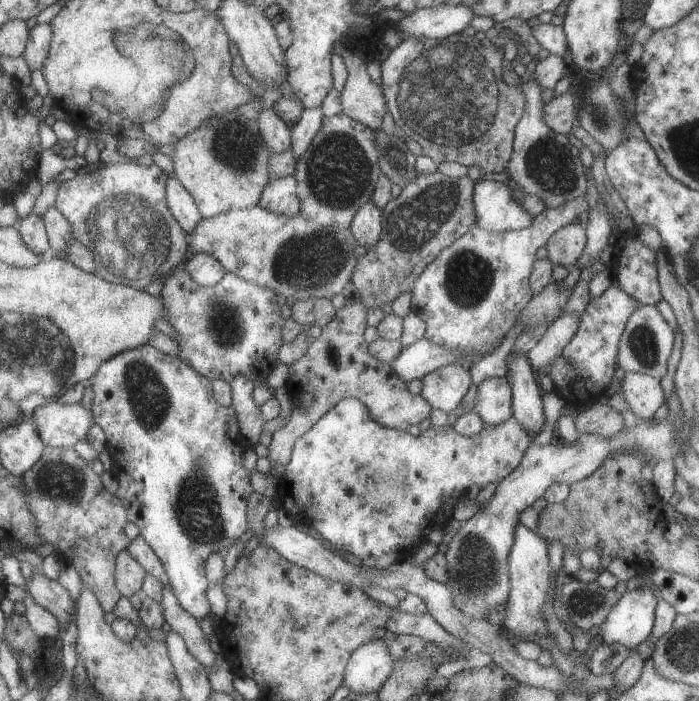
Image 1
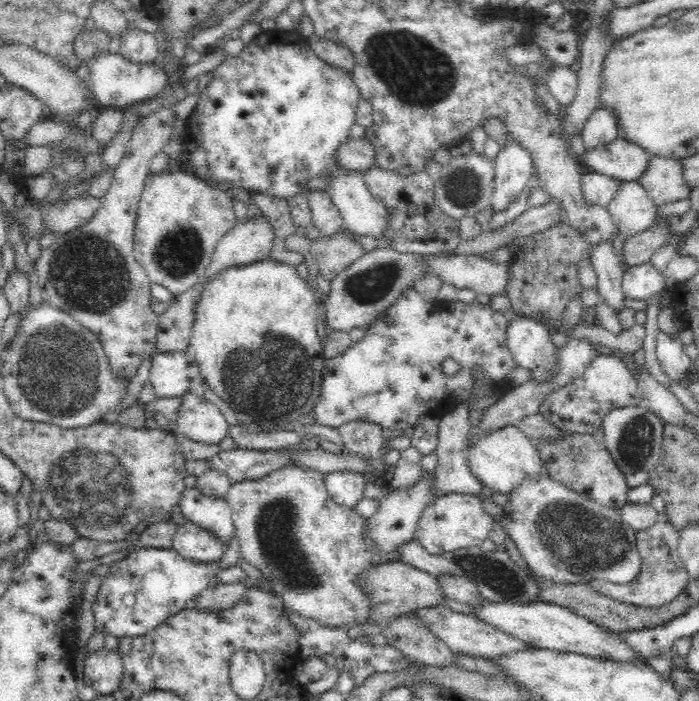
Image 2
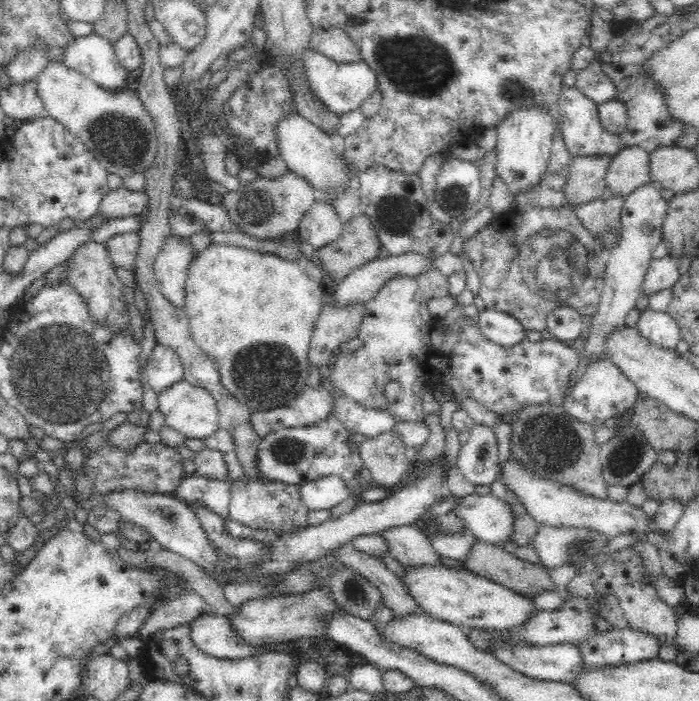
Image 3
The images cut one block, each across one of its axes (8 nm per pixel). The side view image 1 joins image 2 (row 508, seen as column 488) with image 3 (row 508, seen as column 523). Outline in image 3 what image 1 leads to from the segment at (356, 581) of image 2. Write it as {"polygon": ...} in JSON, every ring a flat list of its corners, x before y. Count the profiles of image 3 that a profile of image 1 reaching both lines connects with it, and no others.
{"polygon":[[240,477,232,484,228,518,248,525,254,530,267,530,276,535,300,530,308,525,306,516,310,509,302,503,298,485,280,481,258,481,252,477]]}

